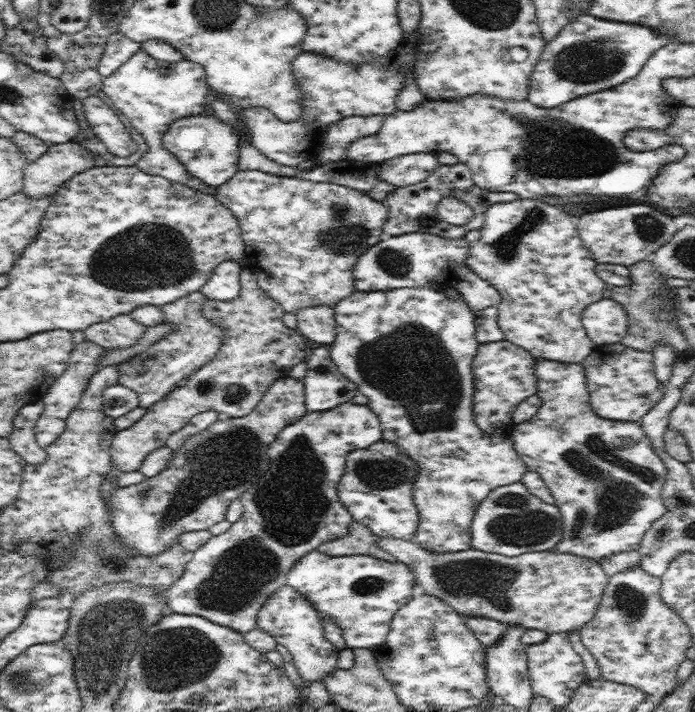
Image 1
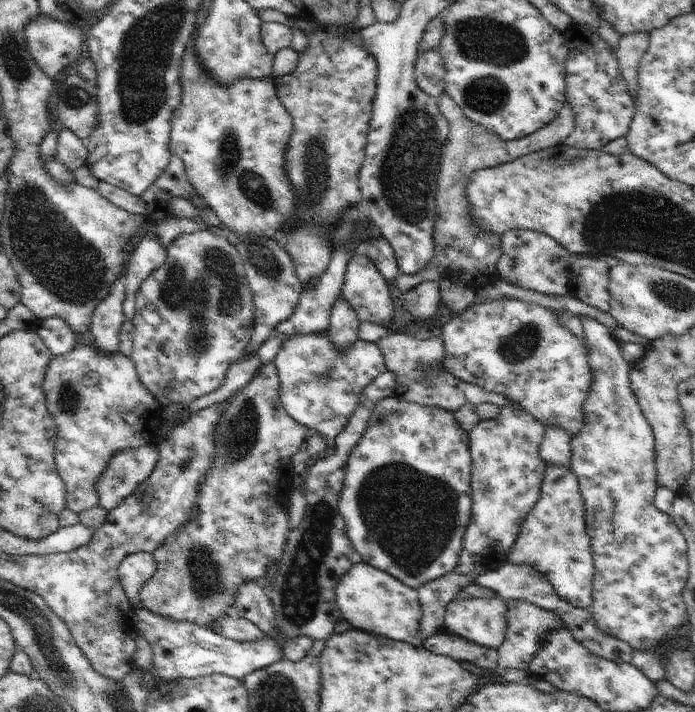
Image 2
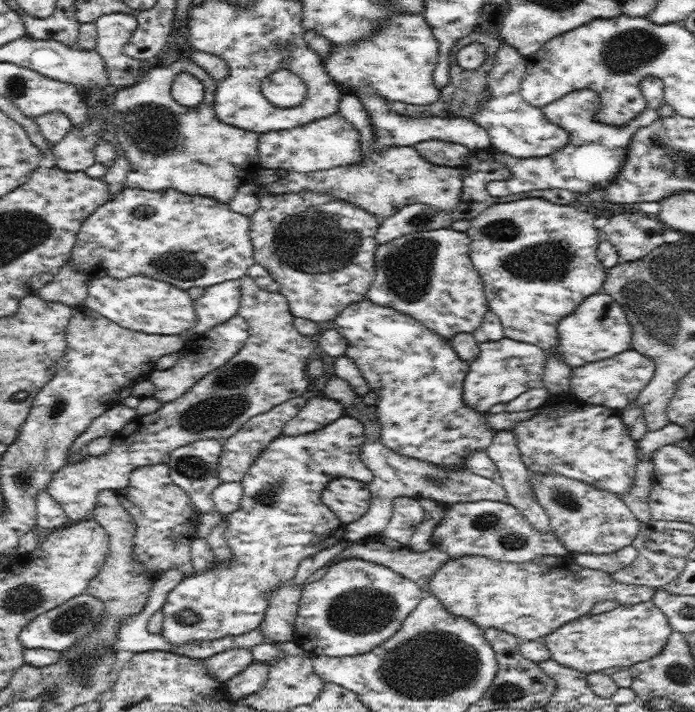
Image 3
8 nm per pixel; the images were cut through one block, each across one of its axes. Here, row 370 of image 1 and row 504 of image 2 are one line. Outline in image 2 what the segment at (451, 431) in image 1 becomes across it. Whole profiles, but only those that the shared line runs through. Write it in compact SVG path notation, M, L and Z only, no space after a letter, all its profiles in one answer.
M398 397L385 398L383 401L380 401L369 418L365 433L352 449L347 460L345 481L339 500L339 511L345 518L348 536L354 548L361 554L362 561L366 561L380 570L384 570L384 572L400 580L400 582L415 589L445 574L452 573L458 564L459 554L463 549L463 536L470 520L471 506L473 505L471 487L472 471L473 462L469 438L467 432L464 432L458 424L454 413L445 411L443 408L434 405L422 406L418 403L409 403Z

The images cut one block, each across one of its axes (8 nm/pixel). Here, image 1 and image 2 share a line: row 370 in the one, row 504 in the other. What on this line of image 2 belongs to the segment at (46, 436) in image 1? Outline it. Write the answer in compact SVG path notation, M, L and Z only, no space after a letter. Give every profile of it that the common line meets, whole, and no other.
M77 344L69 353L54 357L48 363L43 380L47 409L56 423L54 460L57 473L67 490L65 508L76 513L98 505L97 482L108 461L120 449L135 449L144 443L153 443L160 430L163 406L141 383L131 357L118 352L102 355L95 347Z

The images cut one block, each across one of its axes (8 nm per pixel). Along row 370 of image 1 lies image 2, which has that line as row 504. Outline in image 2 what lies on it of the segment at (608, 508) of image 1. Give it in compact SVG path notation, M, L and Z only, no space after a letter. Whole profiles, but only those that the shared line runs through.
M547 464L539 499L523 522L507 558L507 562L533 566L546 576L562 600L581 609L592 604L595 573L585 517L579 480L574 471L564 465Z

